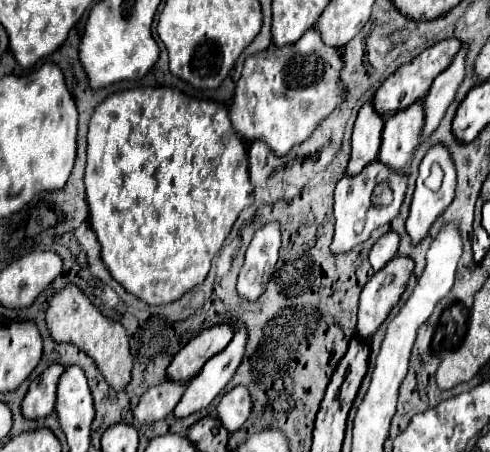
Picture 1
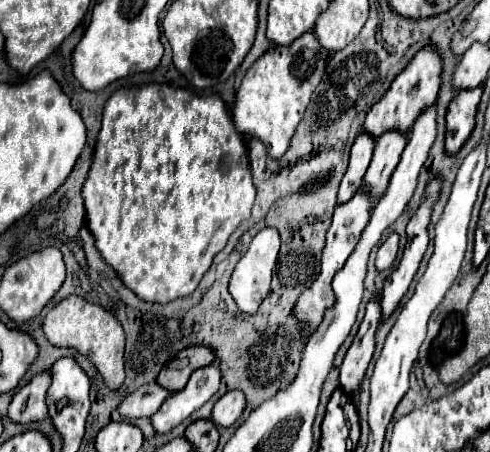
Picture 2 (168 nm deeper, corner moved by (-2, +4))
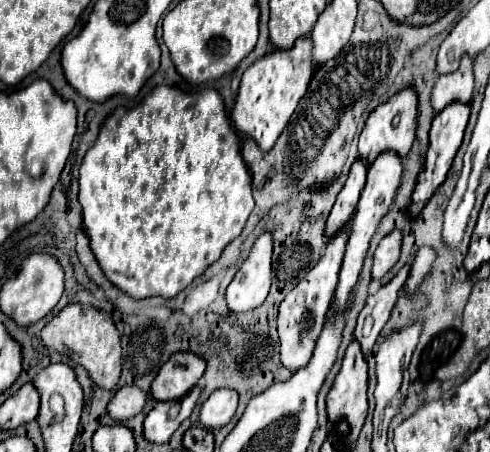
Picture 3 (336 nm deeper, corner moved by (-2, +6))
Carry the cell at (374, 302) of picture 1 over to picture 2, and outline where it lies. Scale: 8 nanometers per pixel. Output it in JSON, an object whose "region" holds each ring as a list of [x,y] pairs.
{"region":[[[373,297],[371,303],[367,303],[367,311],[365,317],[361,321],[361,327],[343,359],[341,365],[341,389],[349,395],[349,397],[357,397],[367,365],[373,357],[373,349],[375,349],[375,331],[379,327],[379,297]]]}

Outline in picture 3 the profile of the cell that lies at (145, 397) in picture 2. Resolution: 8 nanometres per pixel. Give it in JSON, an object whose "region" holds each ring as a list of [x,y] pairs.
{"region":[[[121,387],[115,397],[109,401],[109,415],[115,421],[125,421],[137,415],[147,403],[147,393],[135,387]]]}

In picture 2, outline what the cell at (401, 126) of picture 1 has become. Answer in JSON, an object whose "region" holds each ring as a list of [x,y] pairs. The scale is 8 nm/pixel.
{"region":[[[387,131],[387,135],[381,135],[379,141],[375,141],[373,159],[363,179],[363,187],[375,203],[379,197],[383,197],[389,179],[395,167],[399,165],[399,155],[403,153],[405,145],[407,145],[407,137],[399,135],[399,131]]]}

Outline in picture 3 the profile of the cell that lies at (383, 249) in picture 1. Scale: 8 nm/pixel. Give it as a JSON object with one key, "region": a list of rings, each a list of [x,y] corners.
{"region":[[[393,229],[387,237],[381,239],[381,243],[375,251],[375,263],[373,263],[373,277],[375,279],[381,279],[399,261],[401,241],[403,241],[403,233],[399,229]]]}

